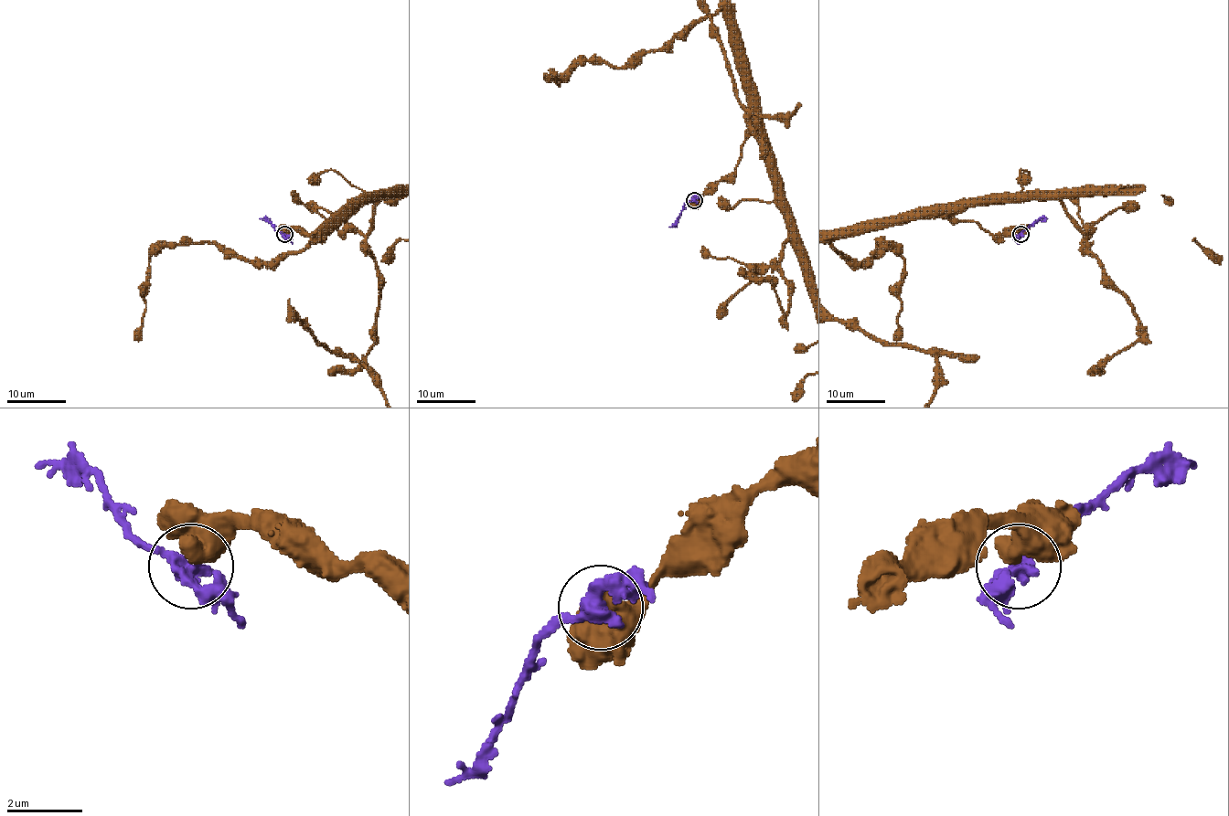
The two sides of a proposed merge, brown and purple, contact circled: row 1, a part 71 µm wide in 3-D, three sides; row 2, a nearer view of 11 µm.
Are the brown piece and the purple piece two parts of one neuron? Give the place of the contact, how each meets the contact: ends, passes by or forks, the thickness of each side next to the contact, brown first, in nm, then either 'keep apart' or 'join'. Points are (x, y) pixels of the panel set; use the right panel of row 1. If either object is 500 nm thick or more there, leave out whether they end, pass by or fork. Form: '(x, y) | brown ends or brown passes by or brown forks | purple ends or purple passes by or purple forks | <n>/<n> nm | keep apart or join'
(1020, 234) | 600/320 nm | keep apart

